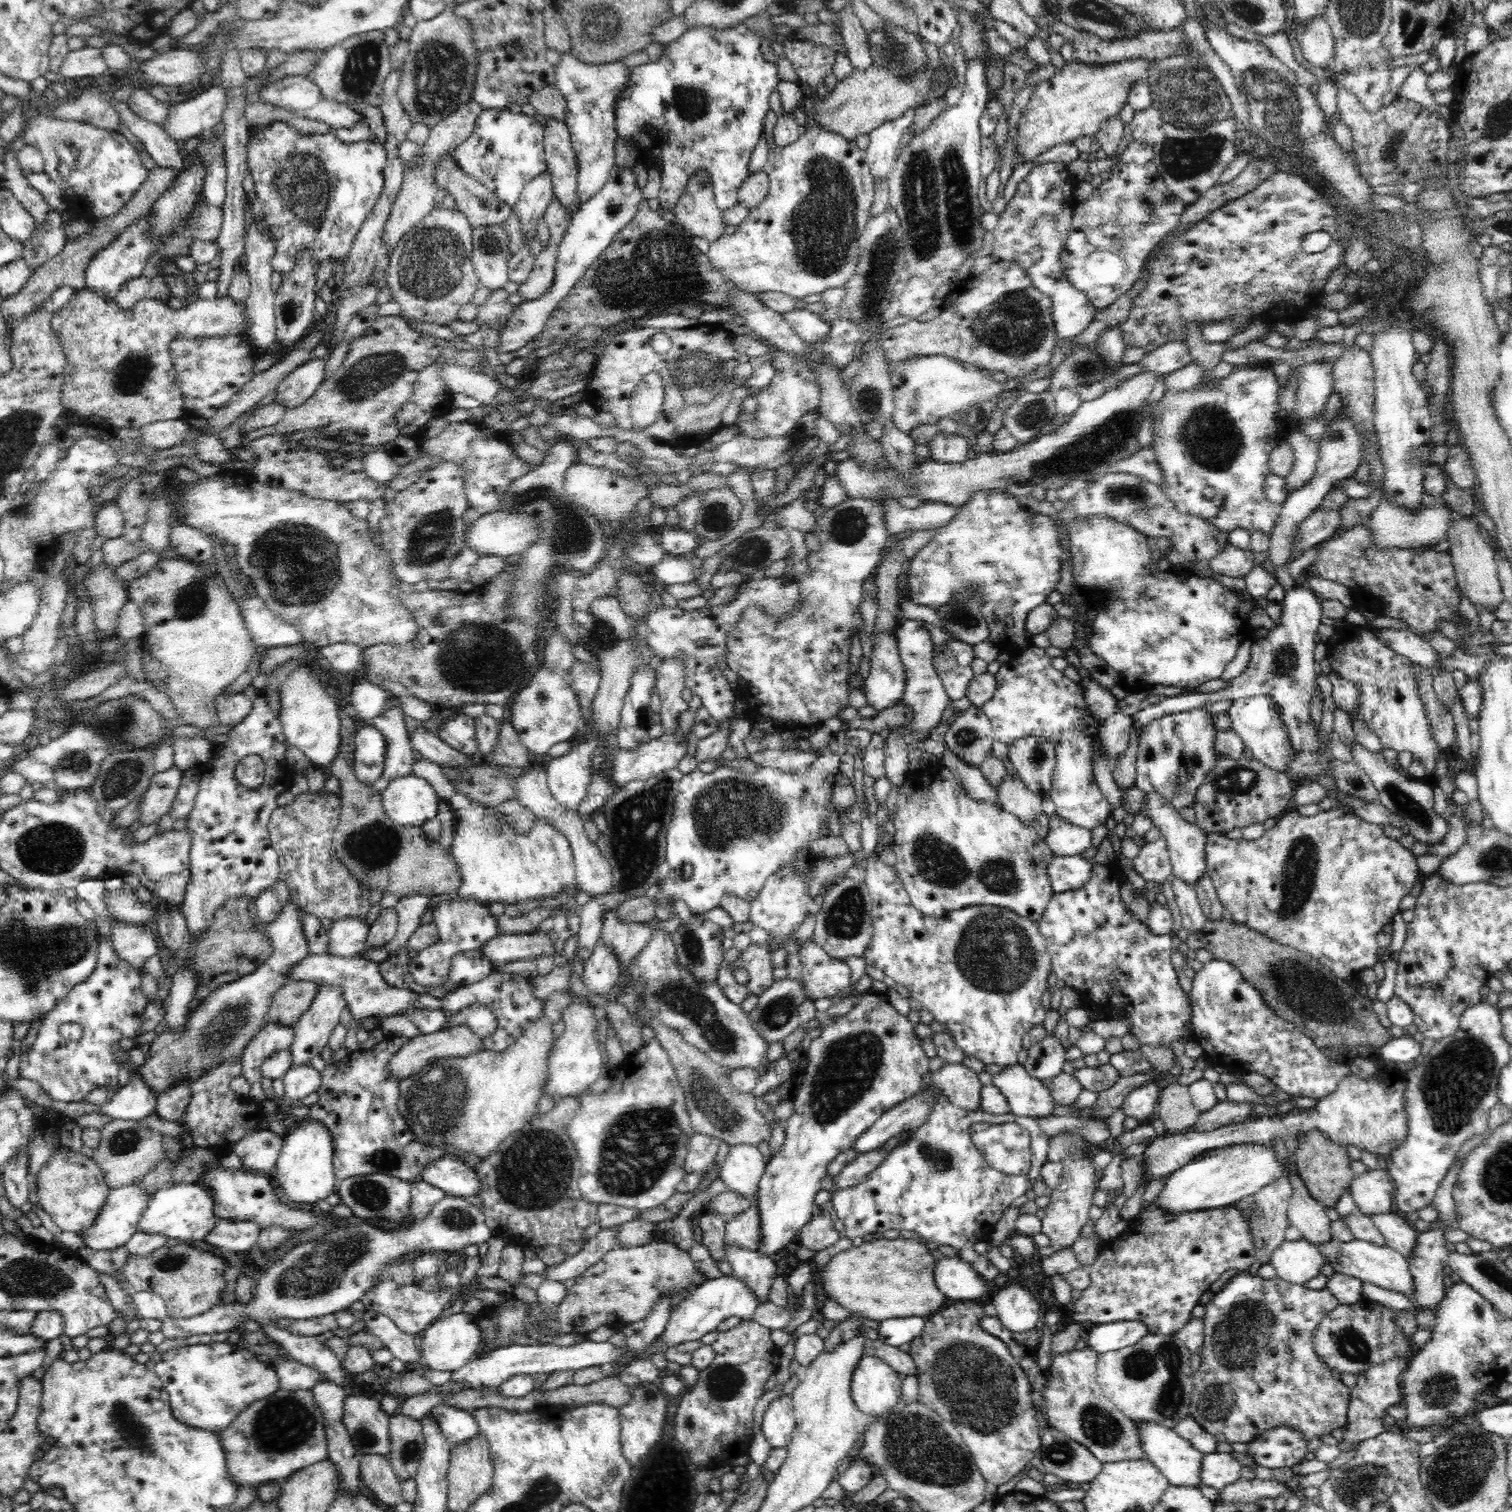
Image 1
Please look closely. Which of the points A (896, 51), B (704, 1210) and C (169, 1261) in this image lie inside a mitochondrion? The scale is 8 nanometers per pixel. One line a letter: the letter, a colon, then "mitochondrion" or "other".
A: mitochondrion
B: other
C: mitochondrion

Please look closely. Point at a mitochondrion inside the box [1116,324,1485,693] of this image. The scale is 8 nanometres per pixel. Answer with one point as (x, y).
(1210, 437)

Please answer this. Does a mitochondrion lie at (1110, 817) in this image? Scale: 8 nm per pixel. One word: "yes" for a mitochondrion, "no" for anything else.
no

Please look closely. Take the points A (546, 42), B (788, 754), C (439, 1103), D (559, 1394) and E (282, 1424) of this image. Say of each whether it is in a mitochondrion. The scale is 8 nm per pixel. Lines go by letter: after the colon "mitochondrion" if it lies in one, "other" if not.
A: other
B: other
C: mitochondrion
D: other
E: mitochondrion

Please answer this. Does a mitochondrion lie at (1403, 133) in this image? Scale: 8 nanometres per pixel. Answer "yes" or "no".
yes

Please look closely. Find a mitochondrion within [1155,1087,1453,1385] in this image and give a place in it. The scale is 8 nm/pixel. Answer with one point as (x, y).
(1349, 1342)

